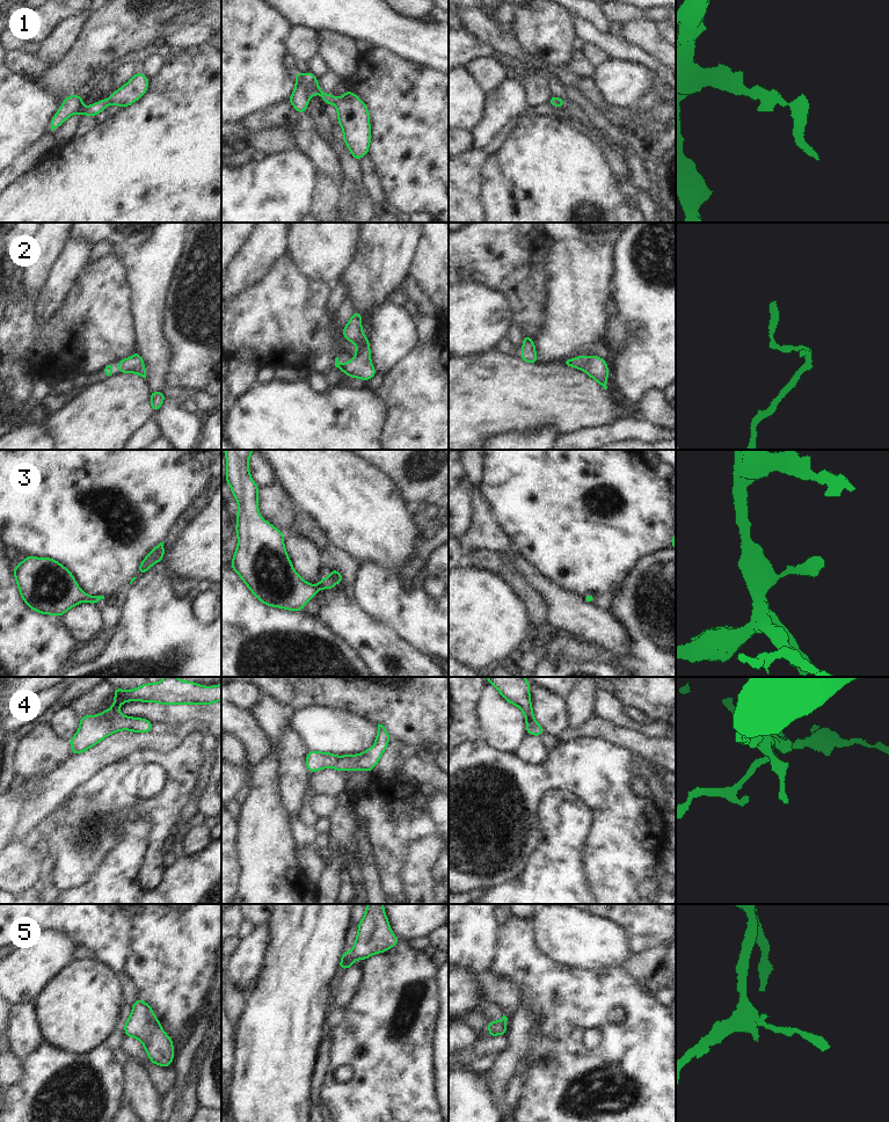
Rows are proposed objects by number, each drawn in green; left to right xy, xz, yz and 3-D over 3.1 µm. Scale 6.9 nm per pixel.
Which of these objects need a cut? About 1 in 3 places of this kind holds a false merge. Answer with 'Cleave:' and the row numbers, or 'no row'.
Cleave: no row.

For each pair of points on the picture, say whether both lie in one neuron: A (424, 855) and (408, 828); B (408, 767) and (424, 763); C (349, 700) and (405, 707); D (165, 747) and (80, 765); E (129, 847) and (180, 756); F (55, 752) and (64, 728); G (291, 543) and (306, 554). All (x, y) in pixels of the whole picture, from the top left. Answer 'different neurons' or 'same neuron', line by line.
A: different neurons
B: same neuron
C: same neuron
D: same neuron
E: different neurons
F: different neurons
G: same neuron

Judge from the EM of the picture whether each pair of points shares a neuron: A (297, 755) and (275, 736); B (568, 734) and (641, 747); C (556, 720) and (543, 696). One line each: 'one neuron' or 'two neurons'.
A: two neurons
B: one neuron
C: one neuron

